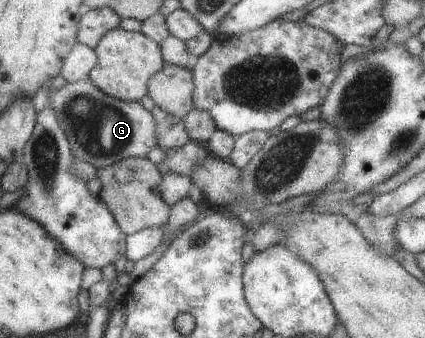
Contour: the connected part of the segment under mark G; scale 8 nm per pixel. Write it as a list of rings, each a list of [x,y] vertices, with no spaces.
[[[86,77],[74,82],[56,82],[49,93],[49,108],[56,115],[58,126],[62,129],[74,159],[88,162],[96,169],[117,163],[126,157],[144,157],[155,145],[155,124],[151,112],[146,111],[138,101],[126,102],[105,95]]]

